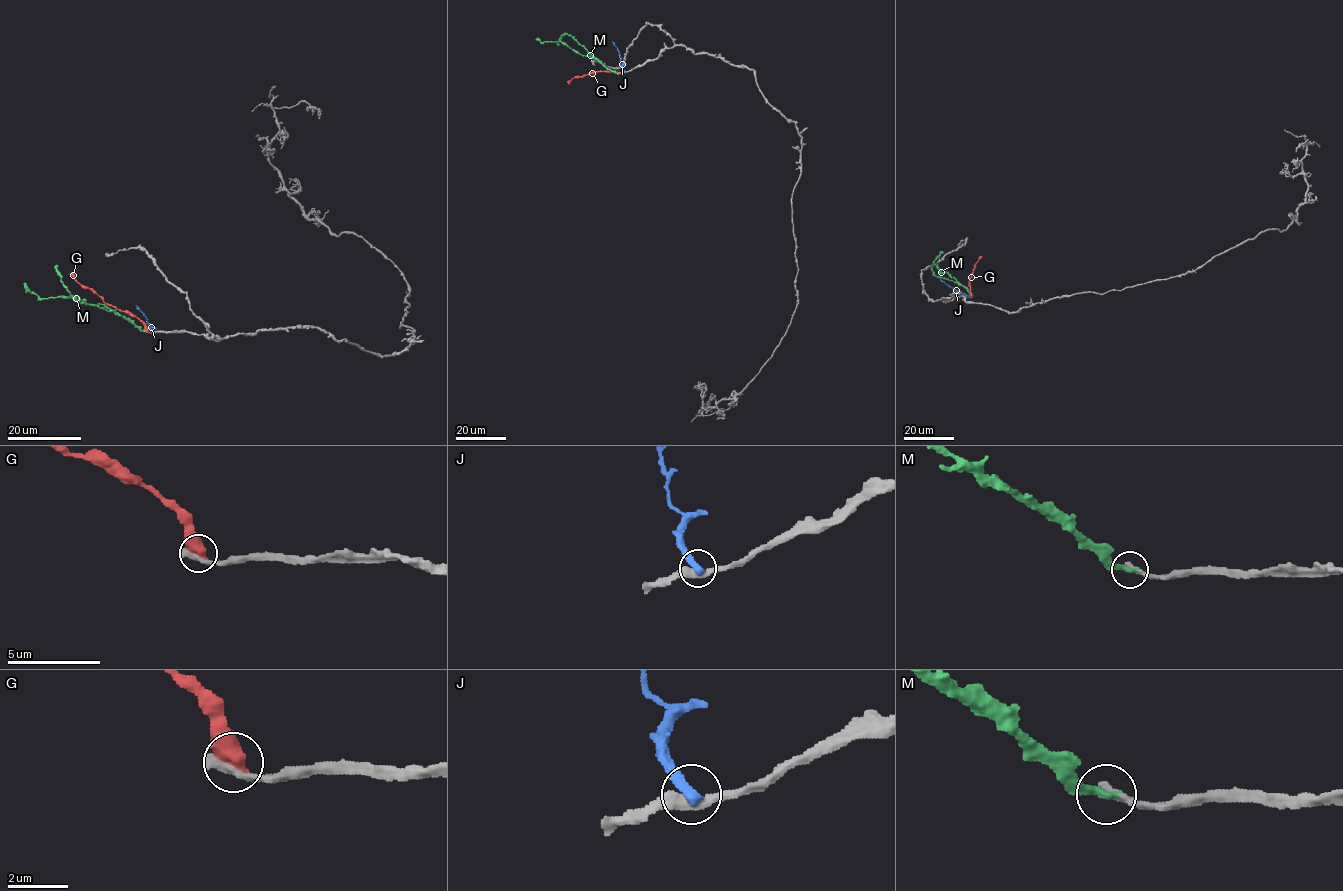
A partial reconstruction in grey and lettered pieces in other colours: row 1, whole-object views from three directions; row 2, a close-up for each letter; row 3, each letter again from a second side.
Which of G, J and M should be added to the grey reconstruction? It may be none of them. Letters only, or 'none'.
M

